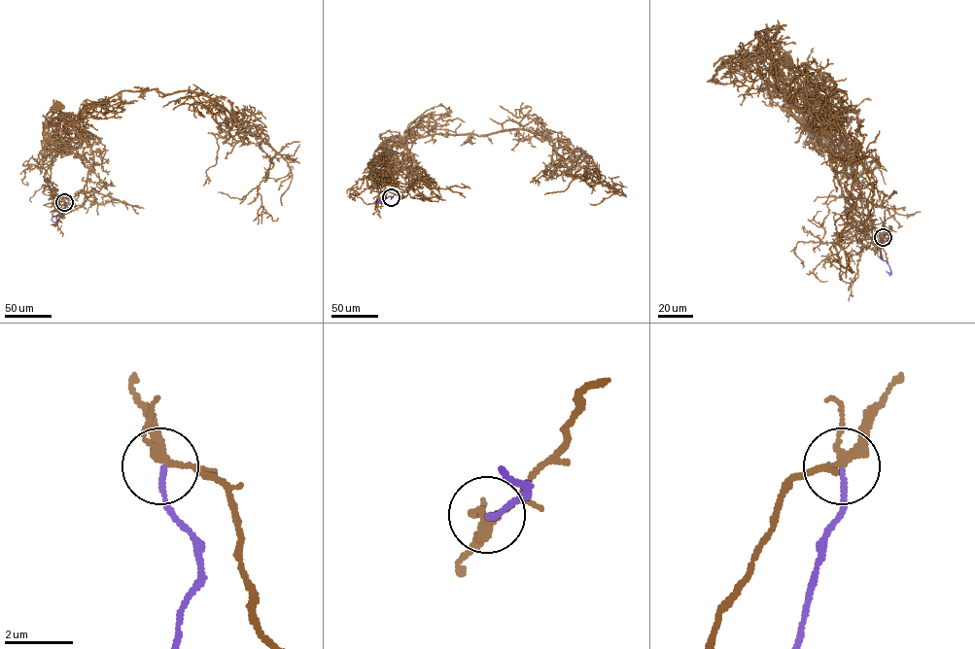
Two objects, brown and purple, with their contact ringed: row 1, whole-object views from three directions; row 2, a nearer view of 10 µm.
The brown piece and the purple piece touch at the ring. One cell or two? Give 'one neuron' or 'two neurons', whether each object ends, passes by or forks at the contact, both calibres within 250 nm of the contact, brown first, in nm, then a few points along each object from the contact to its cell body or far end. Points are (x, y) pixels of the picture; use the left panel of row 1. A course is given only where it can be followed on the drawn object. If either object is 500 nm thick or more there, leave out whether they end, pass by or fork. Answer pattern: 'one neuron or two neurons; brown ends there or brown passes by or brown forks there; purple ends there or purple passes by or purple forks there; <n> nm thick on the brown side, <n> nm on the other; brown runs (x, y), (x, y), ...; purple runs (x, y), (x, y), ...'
two neurons; brown forks there; purple ends there; 240 nm thick on the brown side, 150 nm on the other; brown runs (64, 202), (69, 208), (82, 205), (93, 153), (70, 122), (83, 120), (55, 110), (48, 113), (57, 105); purple runs (64, 202), (63, 211), (52, 219), (58, 220)

